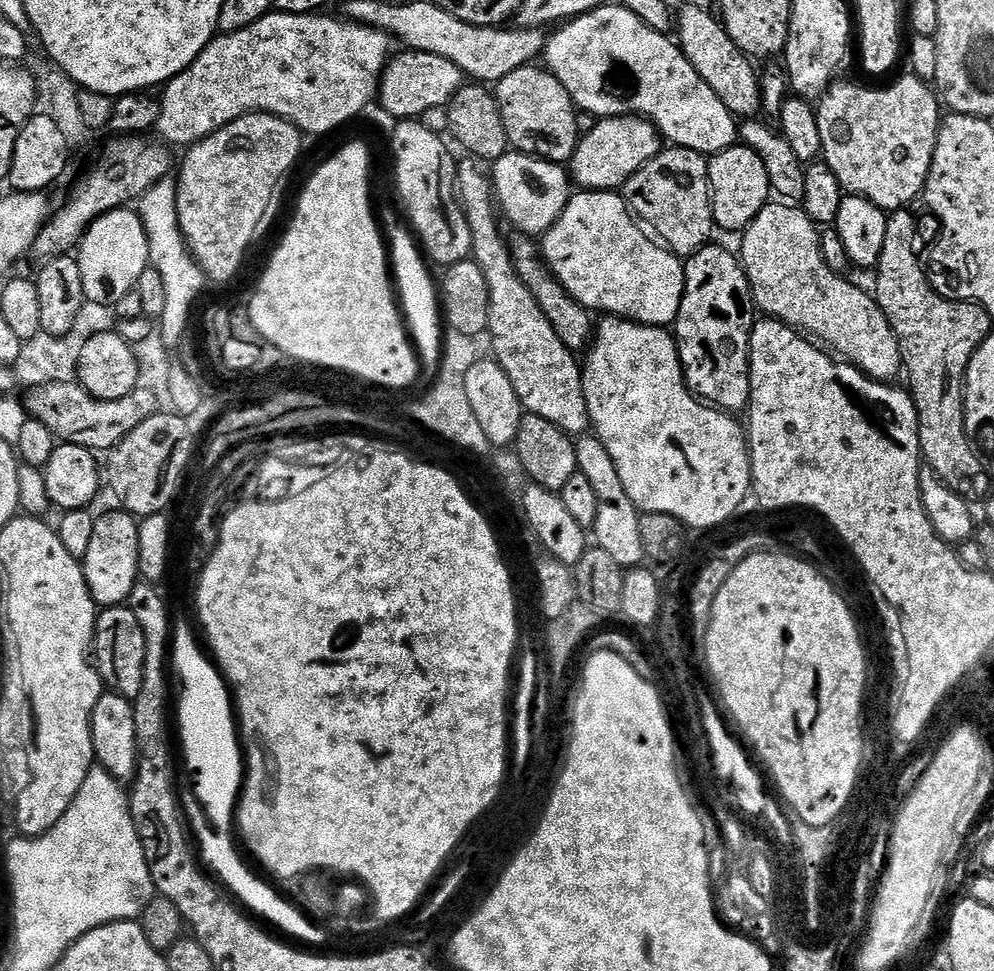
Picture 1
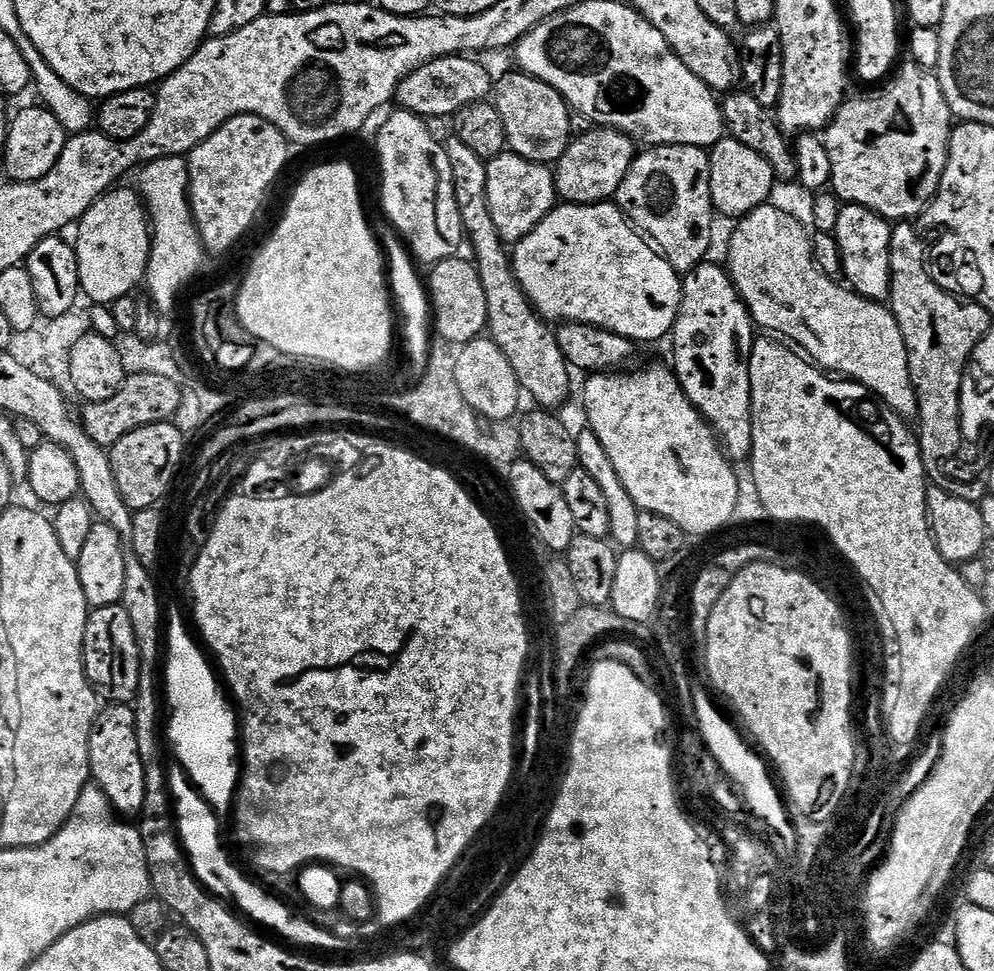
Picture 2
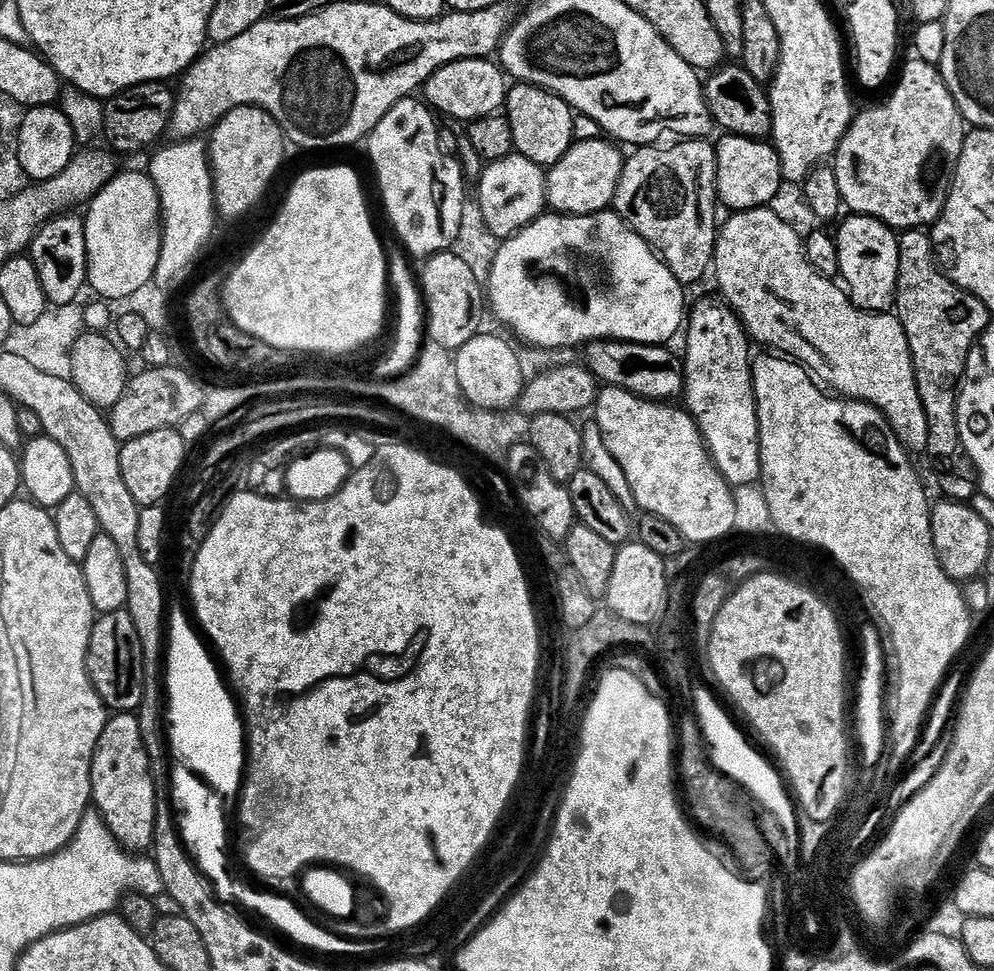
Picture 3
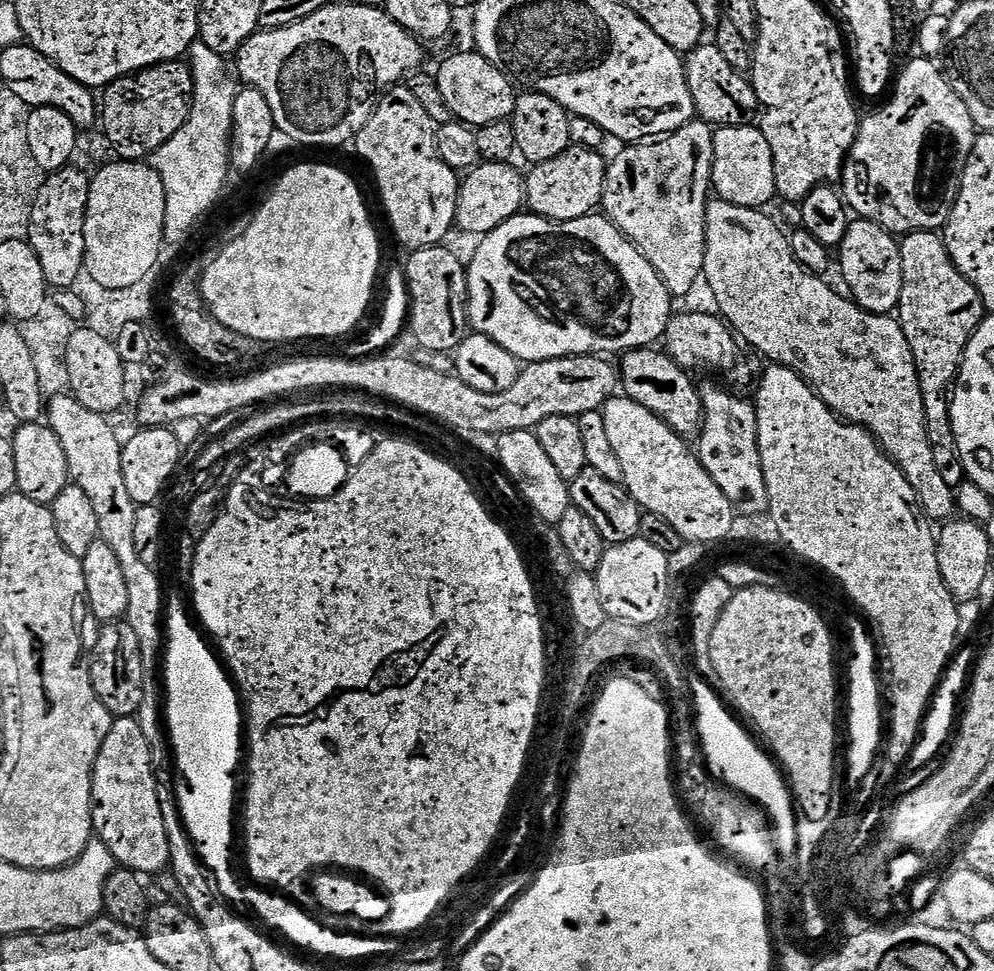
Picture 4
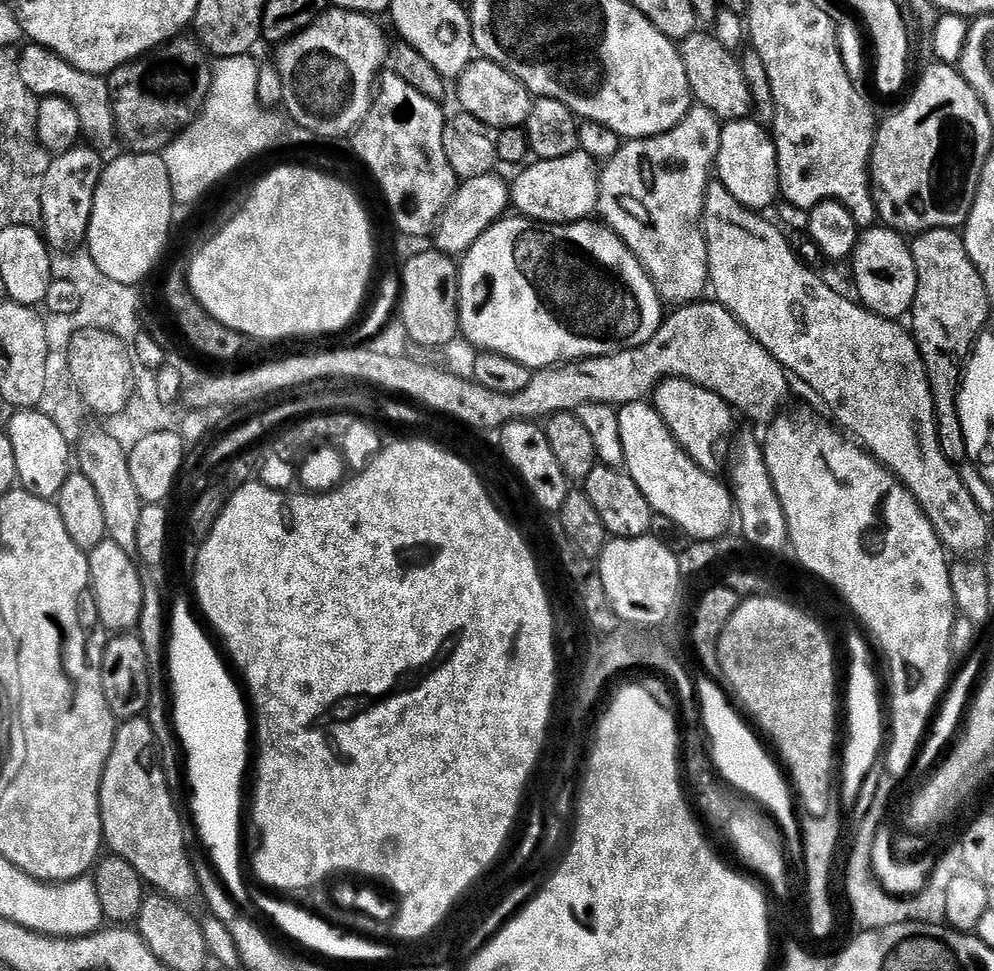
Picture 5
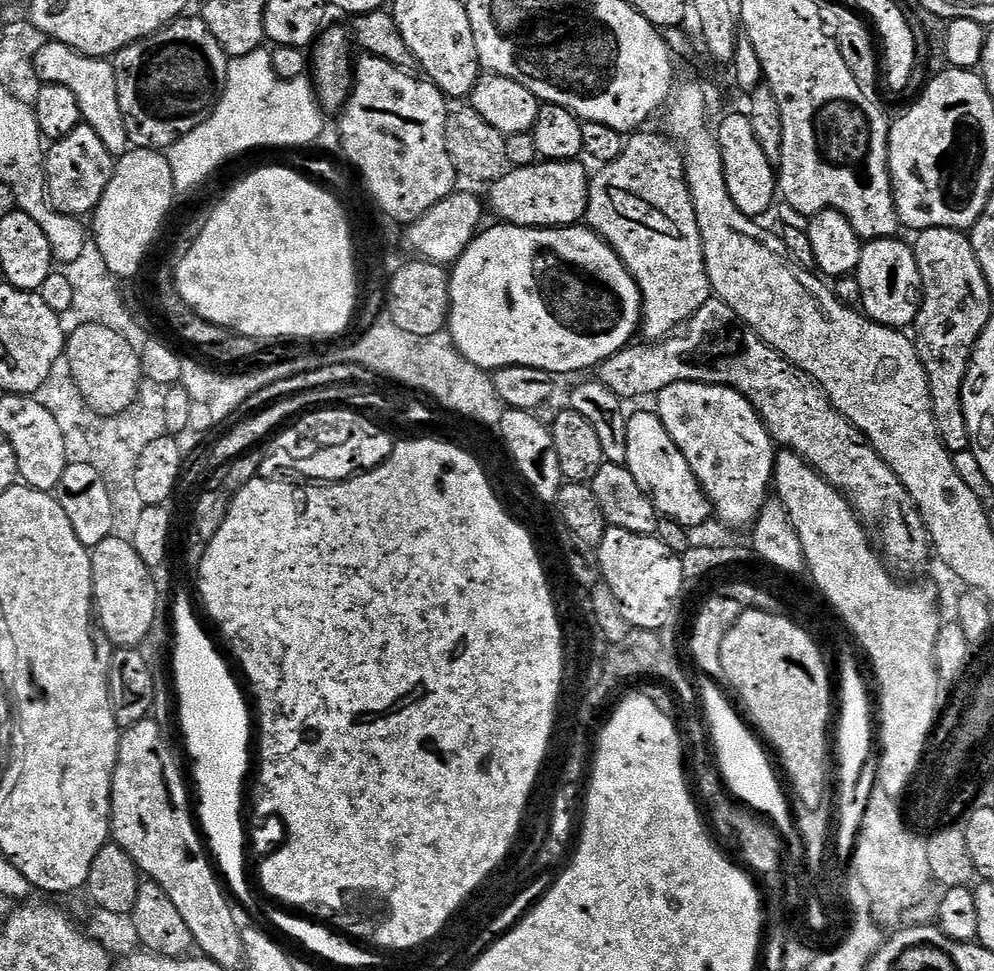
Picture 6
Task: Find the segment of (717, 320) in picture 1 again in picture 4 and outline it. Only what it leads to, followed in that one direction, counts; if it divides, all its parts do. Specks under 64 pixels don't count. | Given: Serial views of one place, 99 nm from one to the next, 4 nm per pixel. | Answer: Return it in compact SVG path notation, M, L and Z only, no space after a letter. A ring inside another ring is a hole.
M716 384L703 385L704 426L698 437L696 456L730 501L743 515L757 517L769 511L768 487L758 446L758 414L751 399L743 400Z

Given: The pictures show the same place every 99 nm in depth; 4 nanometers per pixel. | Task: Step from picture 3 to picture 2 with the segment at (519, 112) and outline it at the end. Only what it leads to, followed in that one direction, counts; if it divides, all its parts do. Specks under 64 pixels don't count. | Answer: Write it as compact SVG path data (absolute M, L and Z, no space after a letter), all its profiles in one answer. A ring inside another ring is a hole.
M513 70L495 81L494 105L501 115L502 126L506 126L506 138L511 151L536 164L549 166L555 165L562 158L573 139L570 130L572 112L558 90L525 72Z

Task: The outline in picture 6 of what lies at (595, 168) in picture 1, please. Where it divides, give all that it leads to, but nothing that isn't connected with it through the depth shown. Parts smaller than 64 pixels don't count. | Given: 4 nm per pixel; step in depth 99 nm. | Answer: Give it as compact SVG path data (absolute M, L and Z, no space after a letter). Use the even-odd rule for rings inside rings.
M557 159L555 162L537 162L525 168L512 168L501 180L495 181L500 188L500 209L495 215L503 223L517 224L523 228L563 228L579 225L588 211L590 172L588 176L587 170L576 163Z

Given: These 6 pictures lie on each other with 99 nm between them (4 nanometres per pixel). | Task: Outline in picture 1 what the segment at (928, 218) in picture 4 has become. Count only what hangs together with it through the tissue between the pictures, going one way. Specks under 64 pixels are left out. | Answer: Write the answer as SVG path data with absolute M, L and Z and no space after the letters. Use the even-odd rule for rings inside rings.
M914 74L907 75L889 88L863 88L860 84L833 82L815 105L818 134L822 134L824 163L837 175L845 193L864 196L885 210L904 210L911 200L921 199L942 119L942 104L937 93Z

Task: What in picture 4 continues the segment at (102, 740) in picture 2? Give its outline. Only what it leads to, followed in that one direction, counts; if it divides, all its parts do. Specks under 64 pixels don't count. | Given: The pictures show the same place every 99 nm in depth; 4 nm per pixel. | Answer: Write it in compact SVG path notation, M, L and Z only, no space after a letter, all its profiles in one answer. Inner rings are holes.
M135 715L122 716L113 719L110 734L106 734L92 768L92 826L95 835L99 843L107 846L119 867L131 868L137 874L160 874L172 863L166 804L160 801L160 784L156 781L156 764L152 759L154 753L139 719Z

